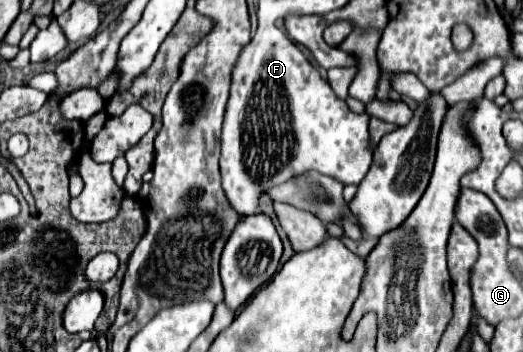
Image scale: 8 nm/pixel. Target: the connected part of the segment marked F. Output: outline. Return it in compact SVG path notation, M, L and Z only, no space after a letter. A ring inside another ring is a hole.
M259 25L251 43L241 51L241 57L233 69L231 97L227 101L223 135L221 135L221 185L229 199L229 205L241 215L259 213L261 195L269 187L285 183L301 173L319 171L339 179L345 185L359 185L369 171L369 115L357 115L349 111L331 85L317 73L307 61L301 49L275 25Z

